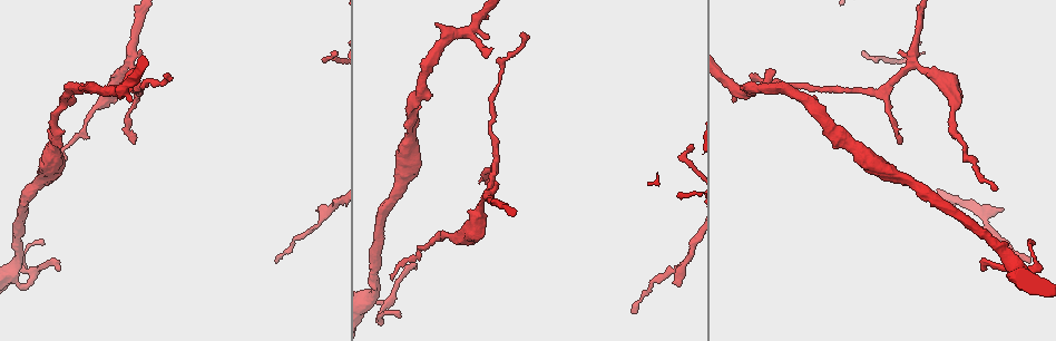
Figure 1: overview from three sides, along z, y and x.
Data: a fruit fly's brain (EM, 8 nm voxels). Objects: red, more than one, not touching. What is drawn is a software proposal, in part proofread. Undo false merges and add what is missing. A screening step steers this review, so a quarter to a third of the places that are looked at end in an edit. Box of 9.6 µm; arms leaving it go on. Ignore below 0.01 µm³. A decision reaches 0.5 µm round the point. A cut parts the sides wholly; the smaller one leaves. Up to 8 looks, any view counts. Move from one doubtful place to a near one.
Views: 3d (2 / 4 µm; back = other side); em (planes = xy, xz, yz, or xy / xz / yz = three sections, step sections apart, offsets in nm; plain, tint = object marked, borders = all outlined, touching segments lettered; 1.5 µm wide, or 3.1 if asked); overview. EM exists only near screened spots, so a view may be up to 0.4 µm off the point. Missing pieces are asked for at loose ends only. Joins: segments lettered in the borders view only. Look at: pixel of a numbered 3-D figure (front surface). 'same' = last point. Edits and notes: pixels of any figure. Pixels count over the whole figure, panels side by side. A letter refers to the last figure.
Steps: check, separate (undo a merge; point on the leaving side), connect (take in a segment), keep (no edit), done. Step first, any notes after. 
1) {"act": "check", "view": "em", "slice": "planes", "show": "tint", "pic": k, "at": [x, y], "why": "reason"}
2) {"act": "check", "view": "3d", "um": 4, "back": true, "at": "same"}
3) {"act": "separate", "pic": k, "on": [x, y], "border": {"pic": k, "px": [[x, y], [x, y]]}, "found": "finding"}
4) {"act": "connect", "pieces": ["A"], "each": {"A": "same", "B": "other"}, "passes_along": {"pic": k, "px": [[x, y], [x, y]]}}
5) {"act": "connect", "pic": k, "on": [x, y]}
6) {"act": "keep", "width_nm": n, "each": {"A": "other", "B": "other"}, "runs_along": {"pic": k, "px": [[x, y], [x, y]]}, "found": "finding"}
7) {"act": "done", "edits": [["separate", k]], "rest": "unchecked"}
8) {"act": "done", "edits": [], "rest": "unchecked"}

{"act": "check", "view": "em", "slice": "planes", "show": "tint", "pic": 1, "at": [130, 88], "why": "an open end"}

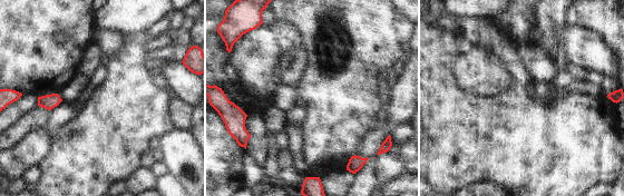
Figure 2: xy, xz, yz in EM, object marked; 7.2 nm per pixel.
{"act": "check", "view": "em", "slice": "planes", "show": "borders", "at": "same", "why": "what lies round it"}

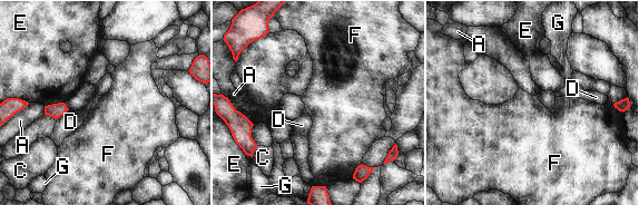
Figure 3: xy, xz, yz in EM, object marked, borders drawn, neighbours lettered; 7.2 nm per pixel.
{"act": "keep", "longest_contact_nm": ["E", 400], "each": {"A": "other", "C": "other", "D": "other", "E": "other", "F": "other", "G": "other"}, "runs_along": {"pic": 3, "px": [[212, 96], [239, 125], [249, 153]]}, "found": "no lettered segment goes on from it"}

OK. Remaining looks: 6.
{"act": "check", "view": "em", "slice": "planes", "show": "borders", "pic": 1, "at": [886, 86], "why": "three-way junction"}

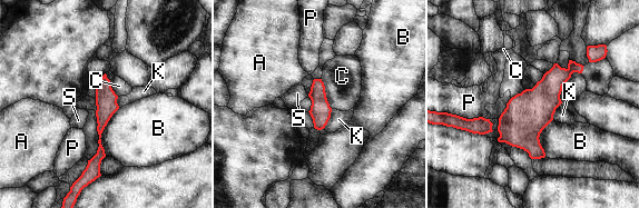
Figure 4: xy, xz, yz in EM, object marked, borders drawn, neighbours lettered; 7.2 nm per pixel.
{"act": "keep", "each": {"A": "other", "B": "other", "C": "other", "K": "other", "P": "other", "S": "other"}, "runs_along": {"pic": 4, "px": [[105, 80], [100, 155], [92, 162]]}, "found": "one neuron here"}

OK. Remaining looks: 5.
{"act": "check", "view": "em", "slice": "planes", "show": "borders", "pic": 1, "at": [40, 244], "why": "an open end"}

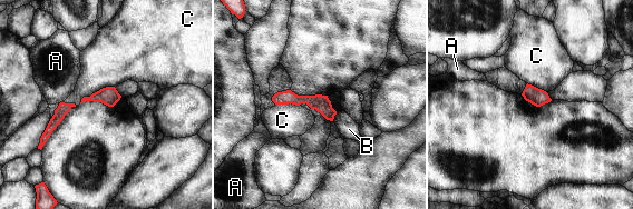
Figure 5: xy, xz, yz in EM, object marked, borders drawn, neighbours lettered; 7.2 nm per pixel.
{"act": "keep", "longest_contact_nm": ["C", 280], "each": {"A": "other", "B": "other", "C": "other"}, "border": {"pic": 5, "px": [[115, 87], [103, 87], [79, 102]]}, "found": "none of them fits"}

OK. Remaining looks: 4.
{"act": "done", "edits": [], "rest": "unchecked"}

